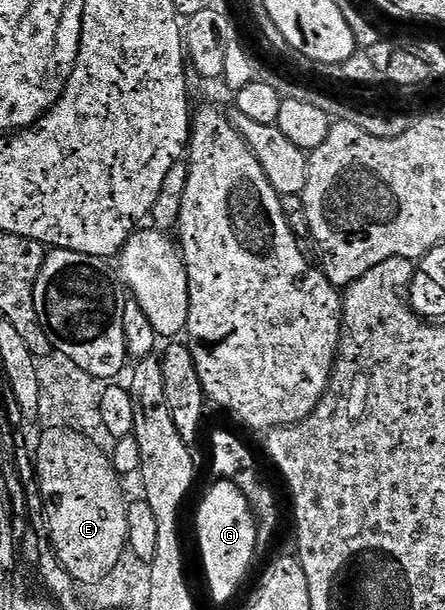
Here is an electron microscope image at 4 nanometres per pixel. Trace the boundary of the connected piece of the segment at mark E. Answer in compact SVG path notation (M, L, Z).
M55 426L43 429L41 439L43 448L40 448L40 480L44 480L44 500L48 500L48 516L52 516L52 524L50 525L50 538L53 540L54 550L57 552L62 567L65 568L78 582L98 583L106 578L114 566L118 564L118 560L123 555L125 549L128 548L128 527L126 526L126 514L128 513L128 503L124 500L122 494L122 486L120 485L121 476L116 472L112 464L111 455L106 451L103 452L94 441L88 436L83 436L80 432L75 432L72 426Z

